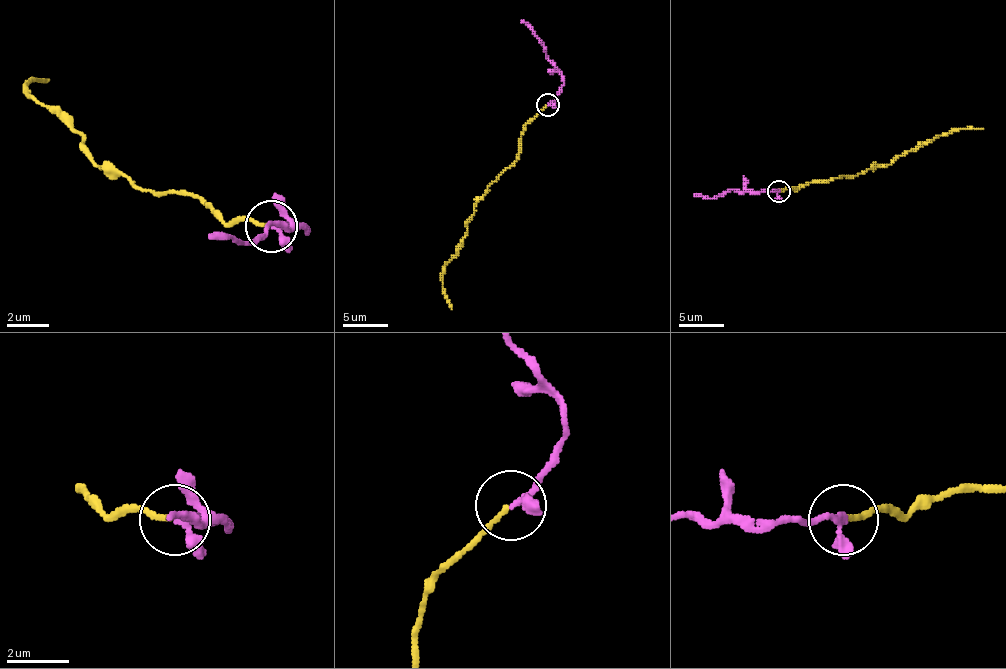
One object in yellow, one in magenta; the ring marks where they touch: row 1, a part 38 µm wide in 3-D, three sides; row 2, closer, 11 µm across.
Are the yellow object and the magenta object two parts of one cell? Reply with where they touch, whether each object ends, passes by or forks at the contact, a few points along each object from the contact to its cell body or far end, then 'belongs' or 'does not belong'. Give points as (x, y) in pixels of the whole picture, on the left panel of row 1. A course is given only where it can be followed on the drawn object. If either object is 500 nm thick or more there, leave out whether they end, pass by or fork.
(271, 226) | yellow ends | magenta passes by | yellow via (267, 227), (220, 217), (204, 201), (110, 175), (63, 117), (32, 96), (26, 81), (47, 81) | magenta via (273, 227), (309, 227), (273, 222), (241, 243), (210, 238) | belongs

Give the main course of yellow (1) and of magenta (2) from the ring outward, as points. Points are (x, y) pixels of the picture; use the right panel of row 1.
1: (779, 191), (875, 169), (940, 135), (983, 129)
2: (779, 191), (732, 189), (705, 198), (694, 196)

